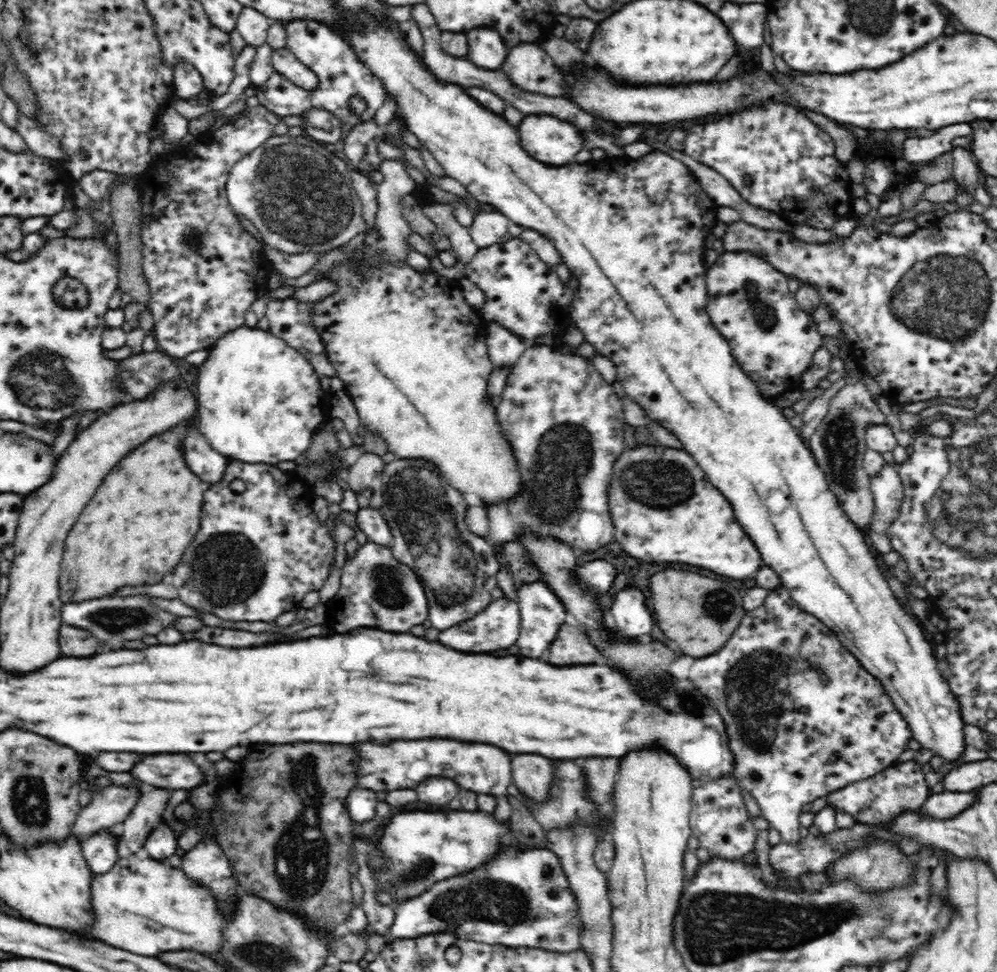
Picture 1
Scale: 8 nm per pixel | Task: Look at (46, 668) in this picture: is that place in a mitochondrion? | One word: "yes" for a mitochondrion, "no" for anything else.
no

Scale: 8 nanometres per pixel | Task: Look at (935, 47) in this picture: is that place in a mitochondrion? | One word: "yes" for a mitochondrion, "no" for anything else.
no

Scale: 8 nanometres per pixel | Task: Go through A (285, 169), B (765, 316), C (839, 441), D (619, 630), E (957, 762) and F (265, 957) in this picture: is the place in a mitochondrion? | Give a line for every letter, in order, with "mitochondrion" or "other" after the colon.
A: mitochondrion
B: mitochondrion
C: mitochondrion
D: other
E: other
F: mitochondrion

